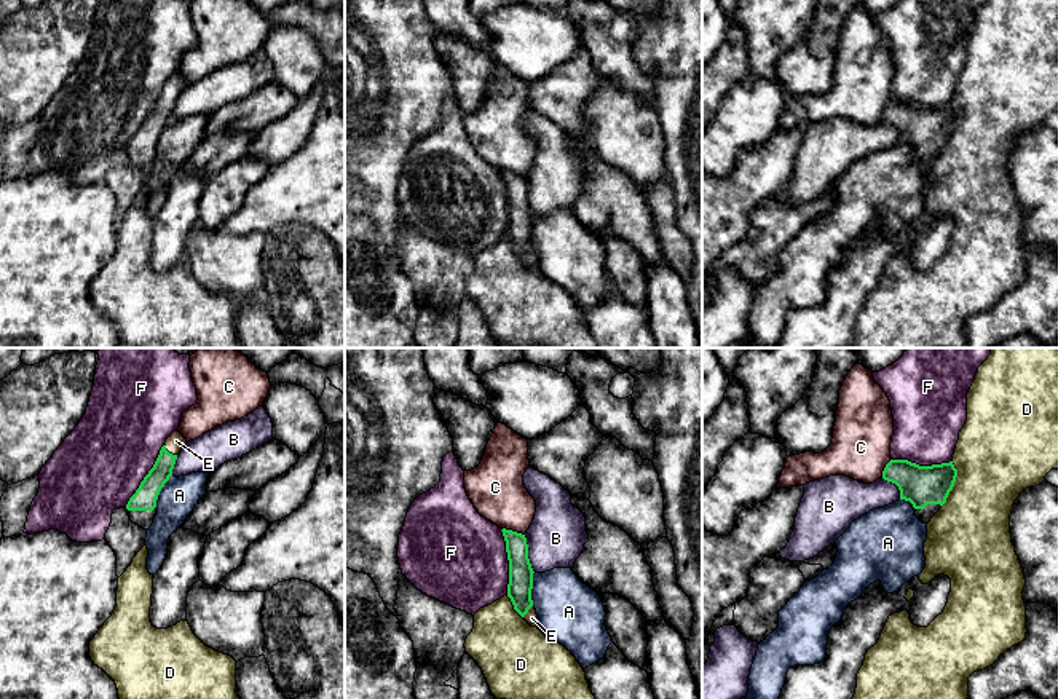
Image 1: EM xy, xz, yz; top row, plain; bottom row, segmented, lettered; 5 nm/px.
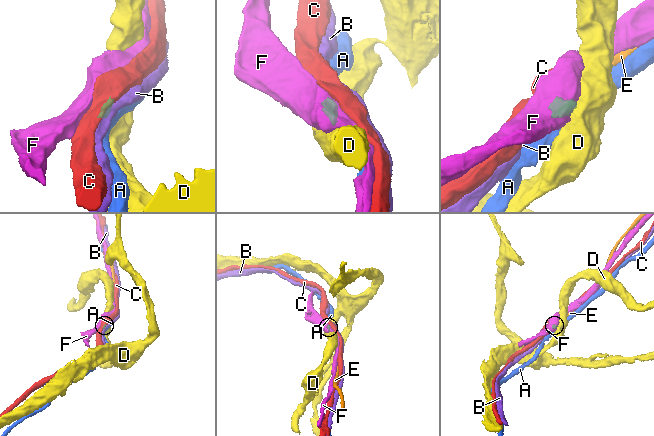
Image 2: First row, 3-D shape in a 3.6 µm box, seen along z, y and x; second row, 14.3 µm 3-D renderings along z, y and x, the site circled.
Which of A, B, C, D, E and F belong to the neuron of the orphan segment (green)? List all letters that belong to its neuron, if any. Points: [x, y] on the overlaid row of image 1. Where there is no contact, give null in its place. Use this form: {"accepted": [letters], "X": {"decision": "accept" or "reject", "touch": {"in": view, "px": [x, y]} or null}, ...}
{"accepted": ["E"], "A": {"decision": "reject", "touch": {"in": "xz", "px": [532, 588]}}, "B": {"decision": "reject", "touch": {"in": "xz", "px": [527, 554]}}, "C": {"decision": "reject", "touch": {"in": "xz", "px": [514, 532]}}, "D": {"decision": "reject", "touch": {"in": "yz", "px": [953, 484]}}, "E": {"decision": "accept", "touch": {"in": "xy", "px": [168, 452]}}, "F": {"decision": "reject", "touch": {"in": "xz", "px": [509, 562]}}}

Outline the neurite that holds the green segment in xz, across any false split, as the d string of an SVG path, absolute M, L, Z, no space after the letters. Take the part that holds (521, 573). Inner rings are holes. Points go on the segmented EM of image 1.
M503 528L509 560L507 597L514 610L531 626L538 626L538 614L531 600L533 568L528 559L527 538L522 533Z

